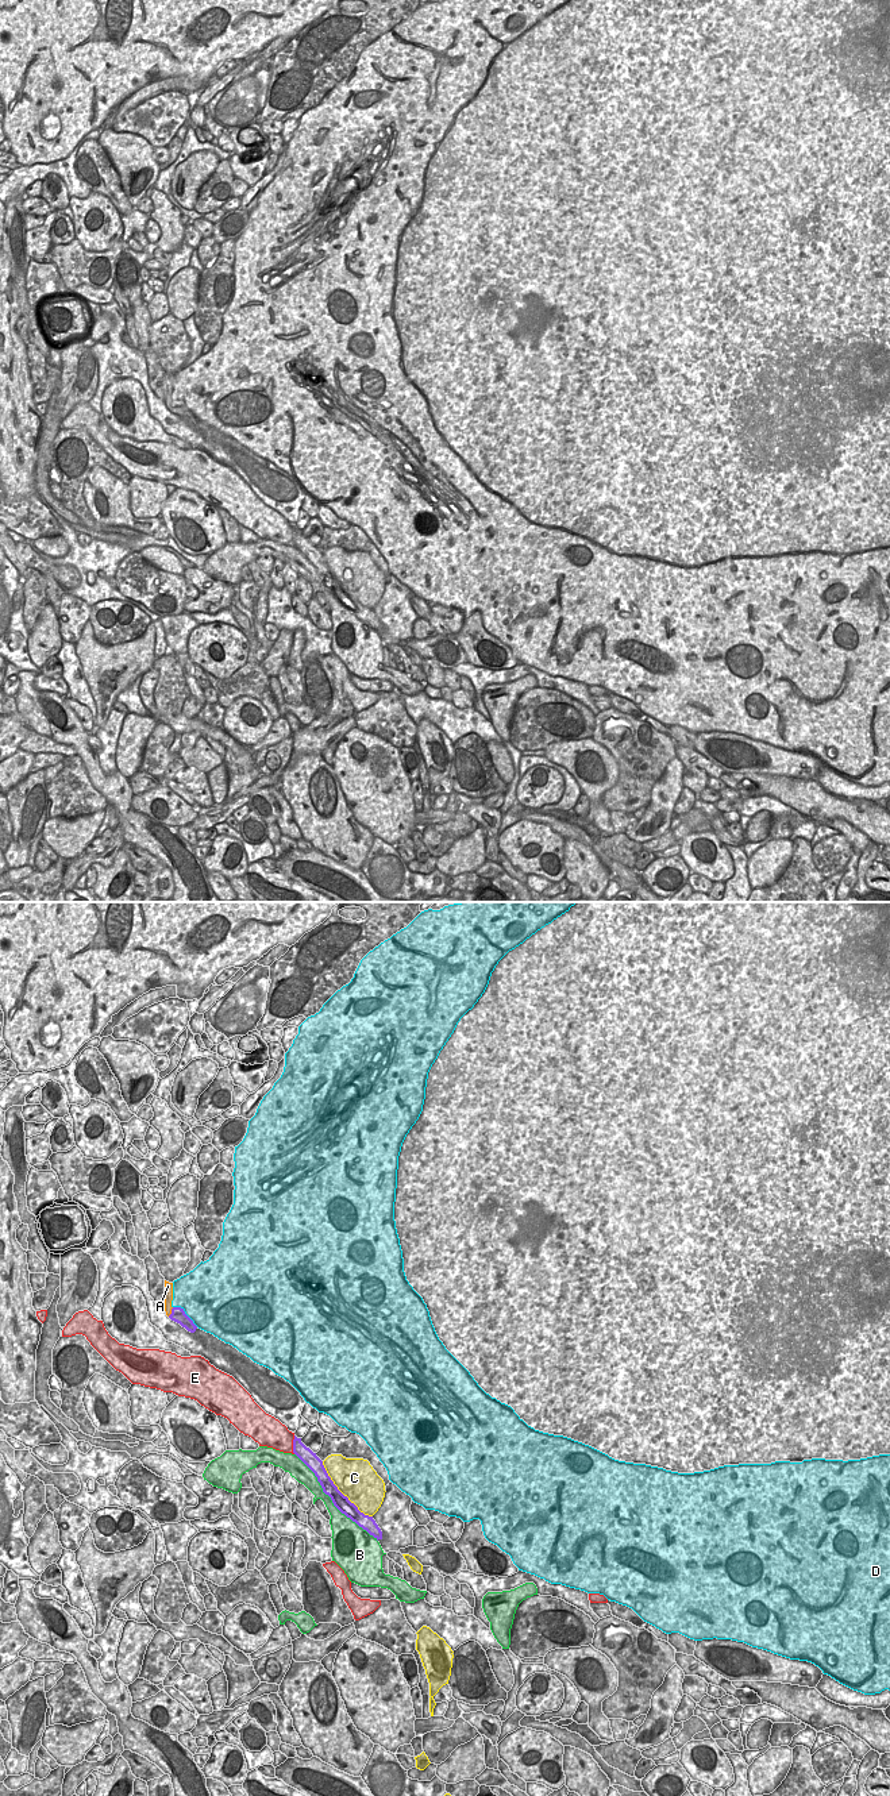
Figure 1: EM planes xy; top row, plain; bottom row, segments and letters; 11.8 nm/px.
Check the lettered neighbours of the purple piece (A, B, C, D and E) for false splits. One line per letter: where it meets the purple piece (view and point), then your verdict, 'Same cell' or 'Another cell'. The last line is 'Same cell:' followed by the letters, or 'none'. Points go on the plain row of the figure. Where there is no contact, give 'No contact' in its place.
A: Touches purple at xy (172, 404). Same cell
B: Touches purple at xy (331, 592). Another cell
C: Touches purple at xy (341, 585). Another cell
D: Touches purple at xy (185, 407). Another cell
E: Touches purple at xy (293, 538). Another cell
Same cell: A.

